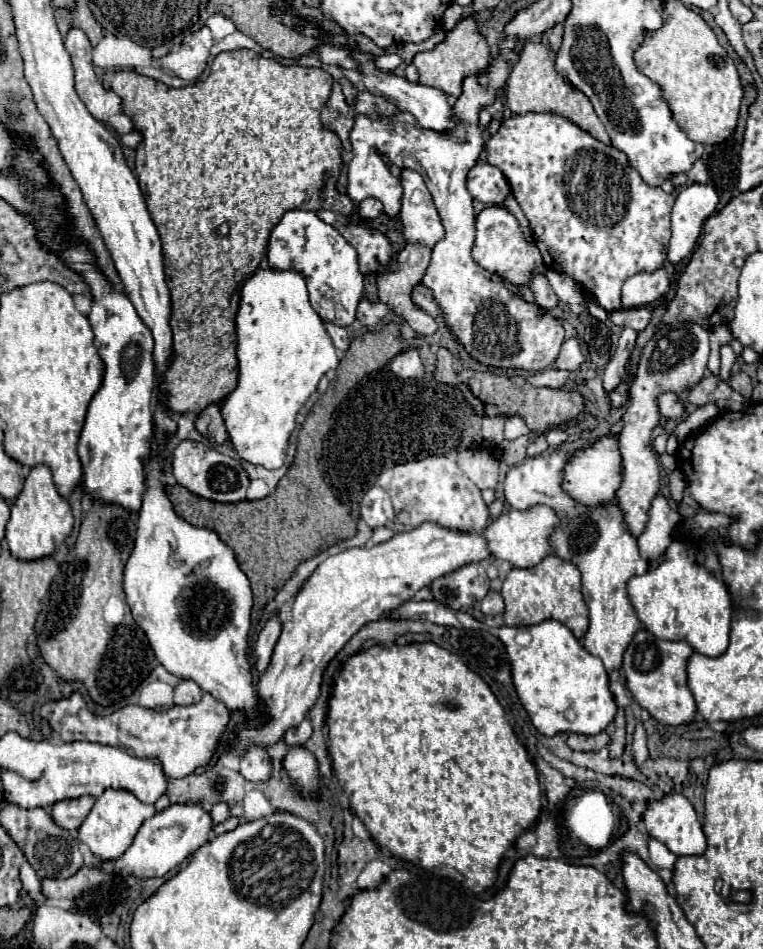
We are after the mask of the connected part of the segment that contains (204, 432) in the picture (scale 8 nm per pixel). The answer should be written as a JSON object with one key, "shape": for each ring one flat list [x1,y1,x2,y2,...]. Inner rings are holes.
{"shape":[[211,404,207,406,199,416,197,416,197,422,195,422,197,430,201,436,205,436,213,446,221,446,229,440,227,436,227,430,225,430,225,420,223,420,223,414,221,414,221,408,217,404]]}

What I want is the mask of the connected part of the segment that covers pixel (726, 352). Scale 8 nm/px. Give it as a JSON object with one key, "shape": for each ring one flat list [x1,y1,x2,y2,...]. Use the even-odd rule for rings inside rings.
{"shape":[[721,346,720,348,720,378,721,380,729,380,731,369,736,361,736,355,733,354,731,346]]}

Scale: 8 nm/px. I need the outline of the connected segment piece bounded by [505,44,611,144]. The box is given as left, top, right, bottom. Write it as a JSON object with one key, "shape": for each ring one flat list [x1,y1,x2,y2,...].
{"shape":[[525,44,523,46,523,50,519,52,519,60,515,62,515,66,511,68,511,74,507,78,505,92,507,92,505,100,515,114,527,114,527,112,559,114,559,116,565,116,567,120,571,120,573,124,577,124,579,128,583,128,585,132,589,132,591,136,595,136,599,142,611,144,607,130,603,128,603,122,595,114,587,96,583,92,579,92,577,88,573,88,569,80,559,76,559,72,553,66,553,54,543,44]]}

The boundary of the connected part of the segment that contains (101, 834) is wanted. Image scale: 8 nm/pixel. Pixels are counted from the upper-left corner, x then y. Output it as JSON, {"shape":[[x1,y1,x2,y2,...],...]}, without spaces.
{"shape":[[107,790,103,796,97,798,93,810,85,818,85,822,79,828,79,842,87,844,95,856,101,860,117,860,123,856,123,852,131,846,137,830,141,824,155,814,153,804,139,802,131,792,127,790]]}

